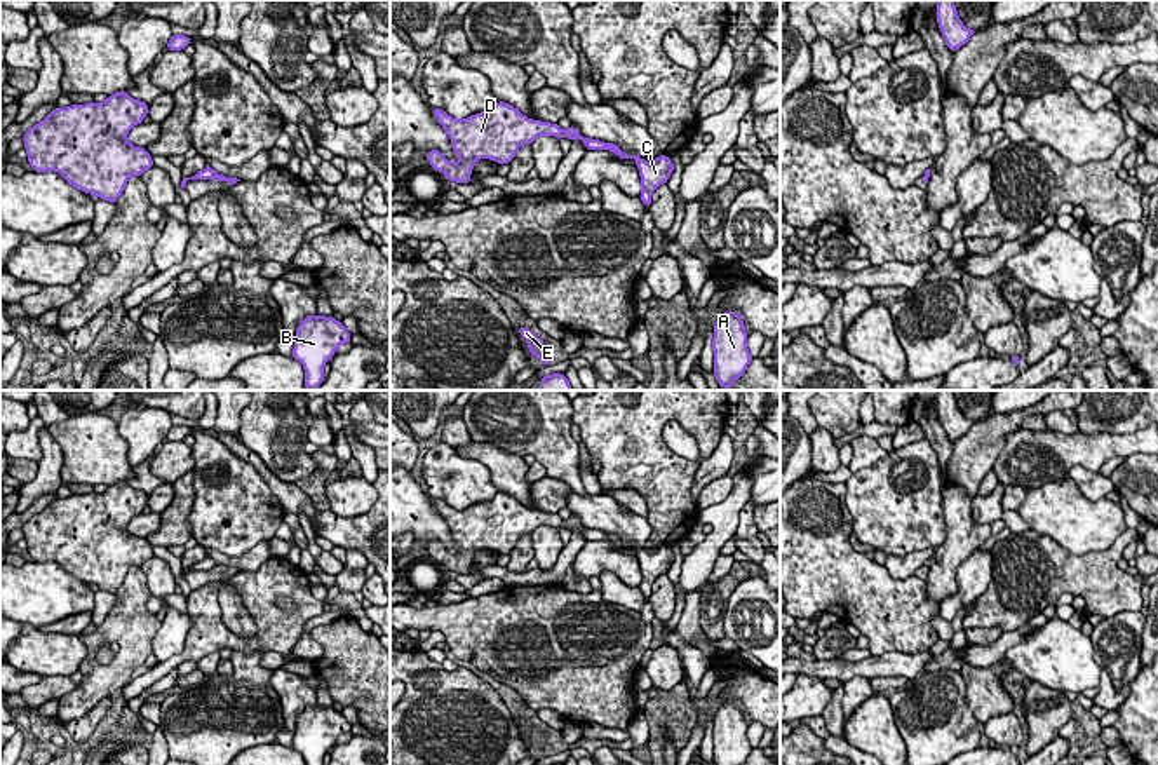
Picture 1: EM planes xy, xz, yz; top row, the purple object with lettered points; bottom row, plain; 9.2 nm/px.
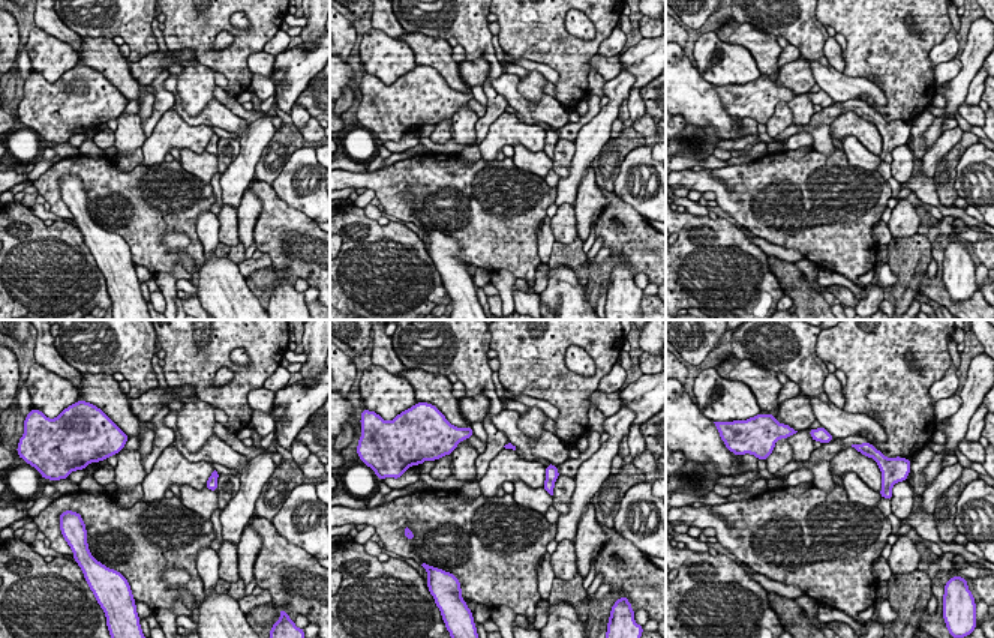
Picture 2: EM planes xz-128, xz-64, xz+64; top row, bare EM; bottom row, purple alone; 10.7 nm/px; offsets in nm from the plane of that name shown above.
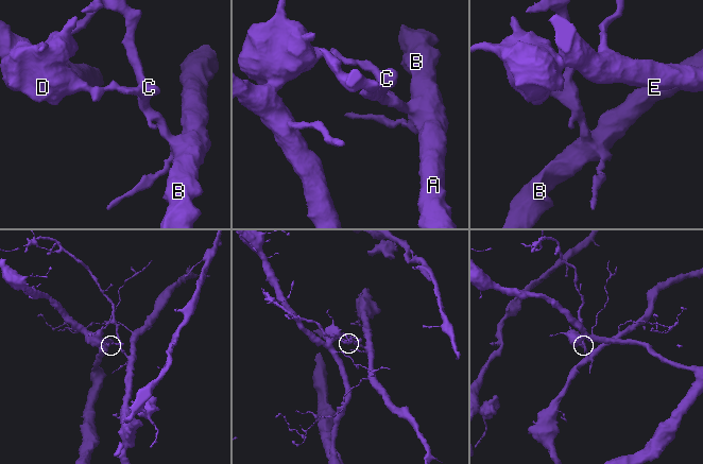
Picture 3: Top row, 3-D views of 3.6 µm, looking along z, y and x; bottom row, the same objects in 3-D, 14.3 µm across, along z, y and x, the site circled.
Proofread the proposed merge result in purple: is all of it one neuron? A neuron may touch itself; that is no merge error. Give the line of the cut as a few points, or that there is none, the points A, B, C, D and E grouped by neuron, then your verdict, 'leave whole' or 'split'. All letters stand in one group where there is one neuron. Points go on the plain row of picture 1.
cut xz (605, 534), (608, 539); groups A B C / D E; split

